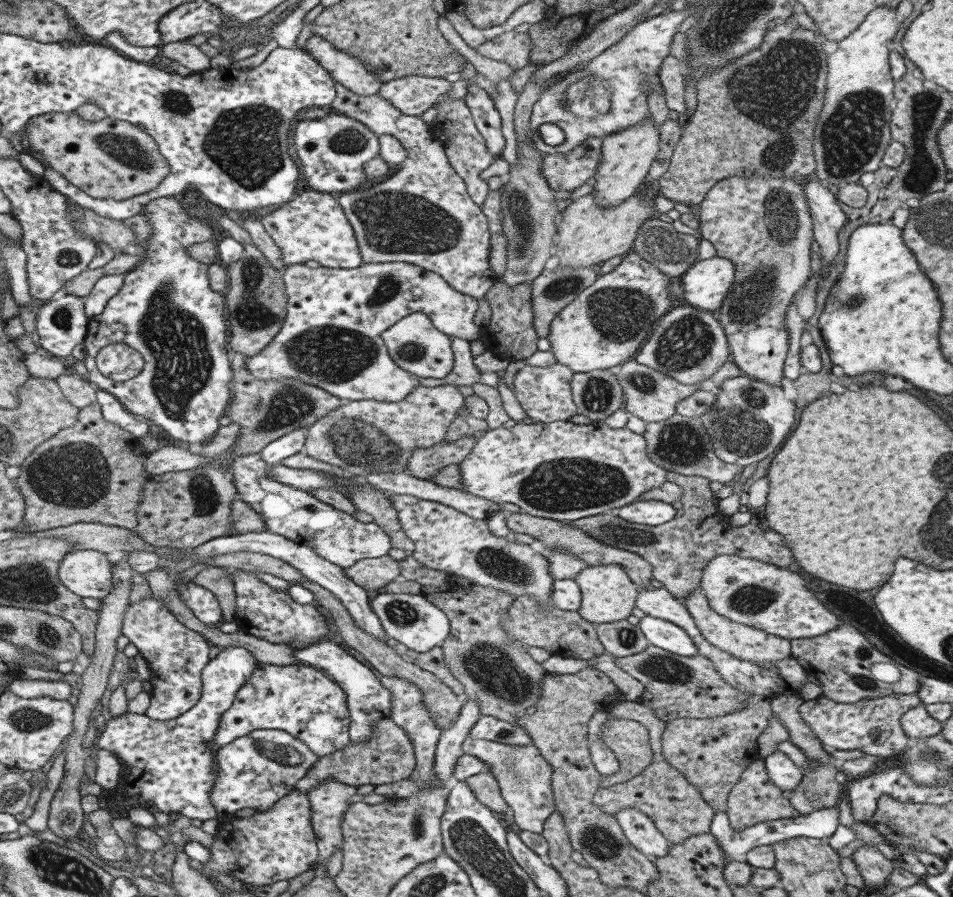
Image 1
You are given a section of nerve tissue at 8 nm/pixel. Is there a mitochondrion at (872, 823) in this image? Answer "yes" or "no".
no

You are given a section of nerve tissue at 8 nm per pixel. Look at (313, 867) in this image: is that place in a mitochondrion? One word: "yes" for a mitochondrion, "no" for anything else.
no

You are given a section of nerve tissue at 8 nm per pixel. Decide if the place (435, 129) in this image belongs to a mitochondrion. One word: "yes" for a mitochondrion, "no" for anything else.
no

